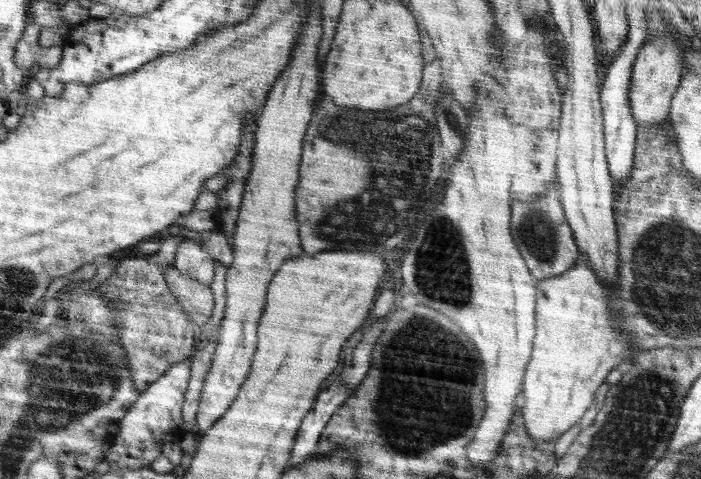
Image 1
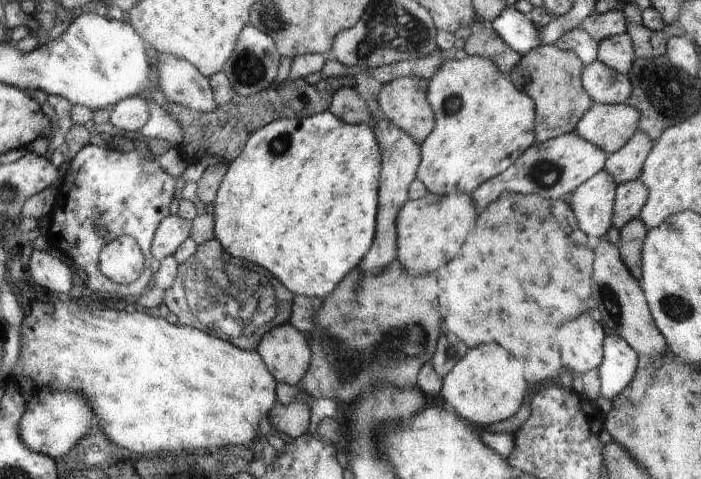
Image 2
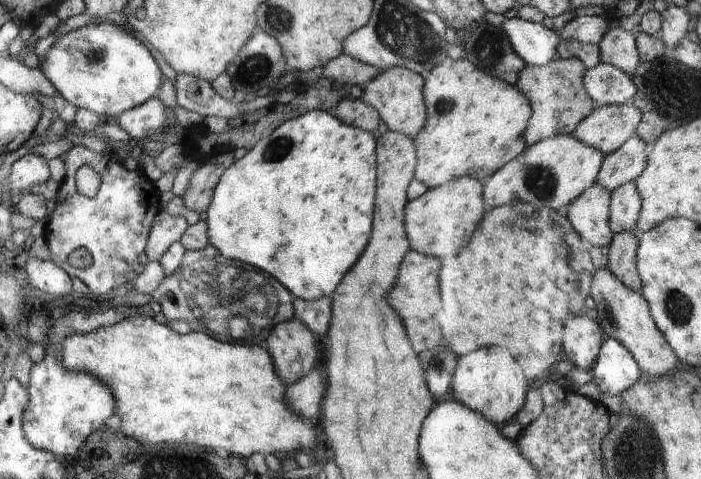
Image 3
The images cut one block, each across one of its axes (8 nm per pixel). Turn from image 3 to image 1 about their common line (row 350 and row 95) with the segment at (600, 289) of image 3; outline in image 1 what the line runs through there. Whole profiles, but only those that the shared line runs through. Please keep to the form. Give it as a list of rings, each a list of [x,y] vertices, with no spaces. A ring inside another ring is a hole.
[[[652,37],[639,49],[628,89],[630,112],[636,122],[636,128],[667,123],[674,93],[682,83],[682,70],[684,70],[683,52],[672,39]]]

